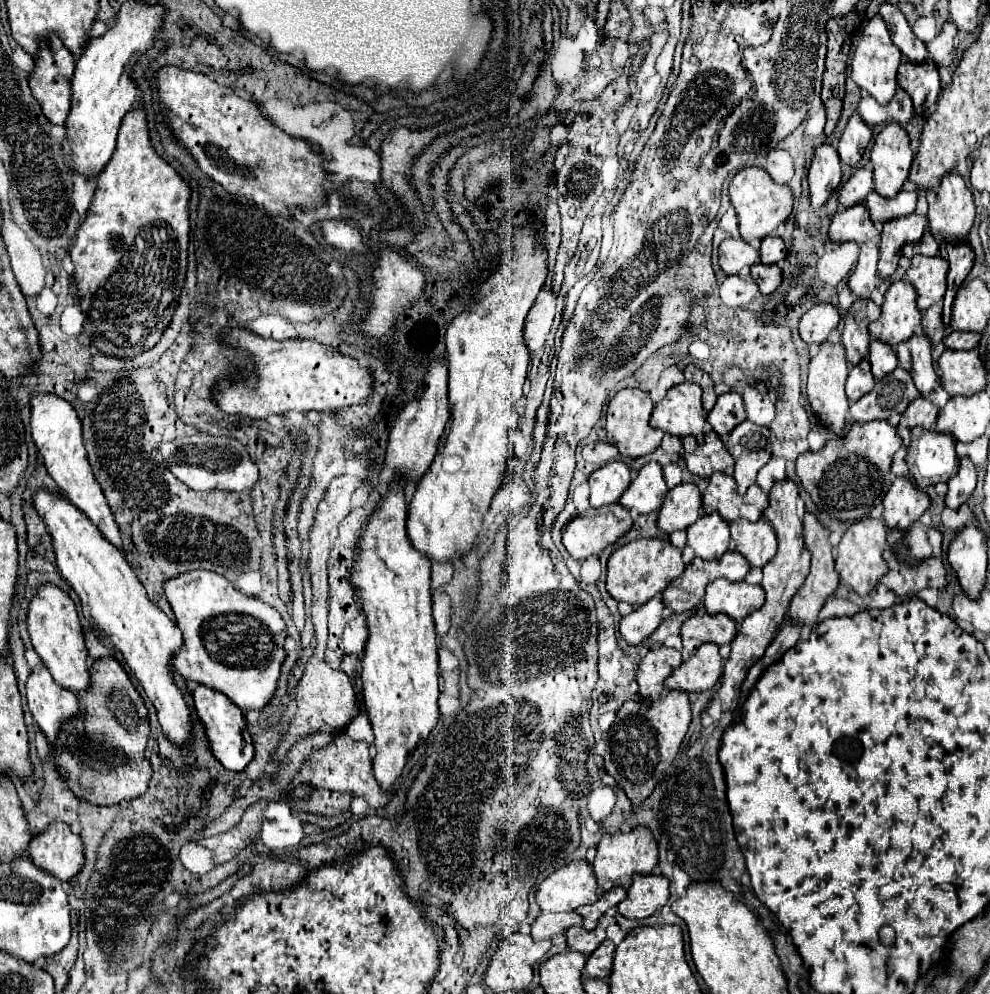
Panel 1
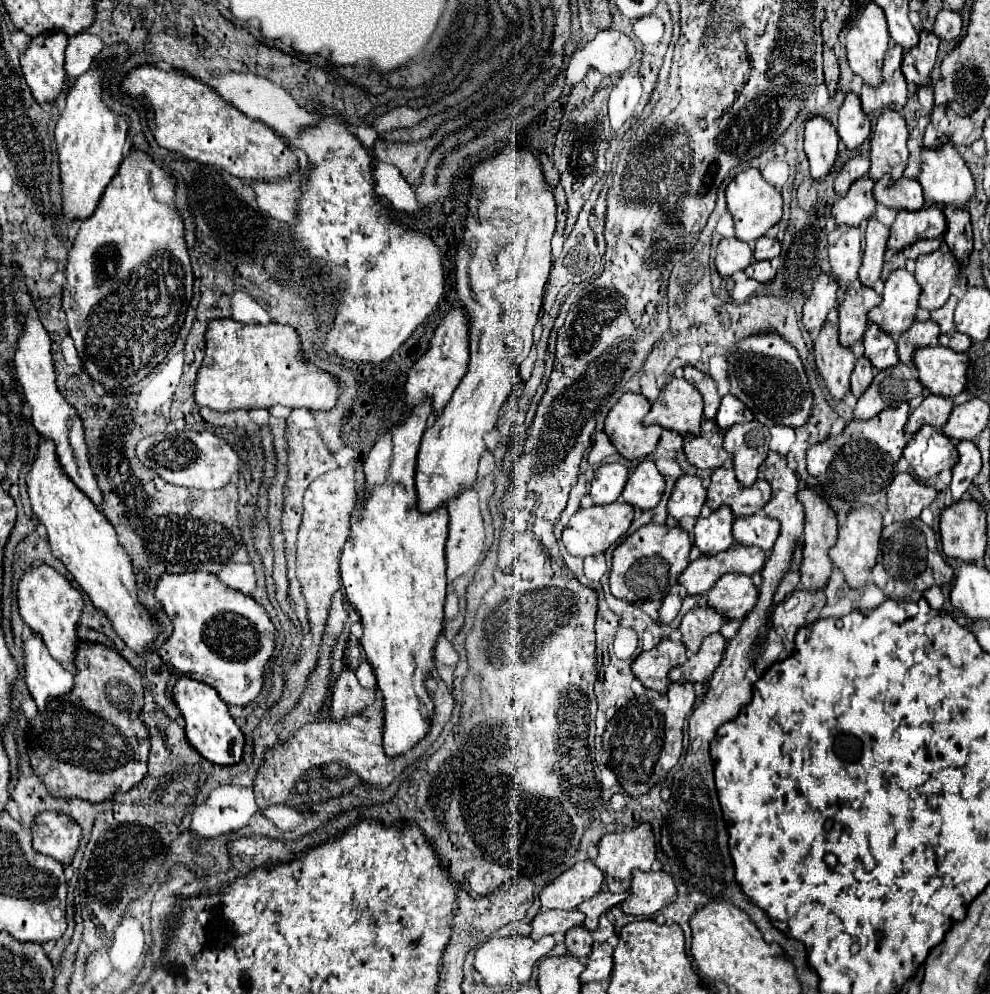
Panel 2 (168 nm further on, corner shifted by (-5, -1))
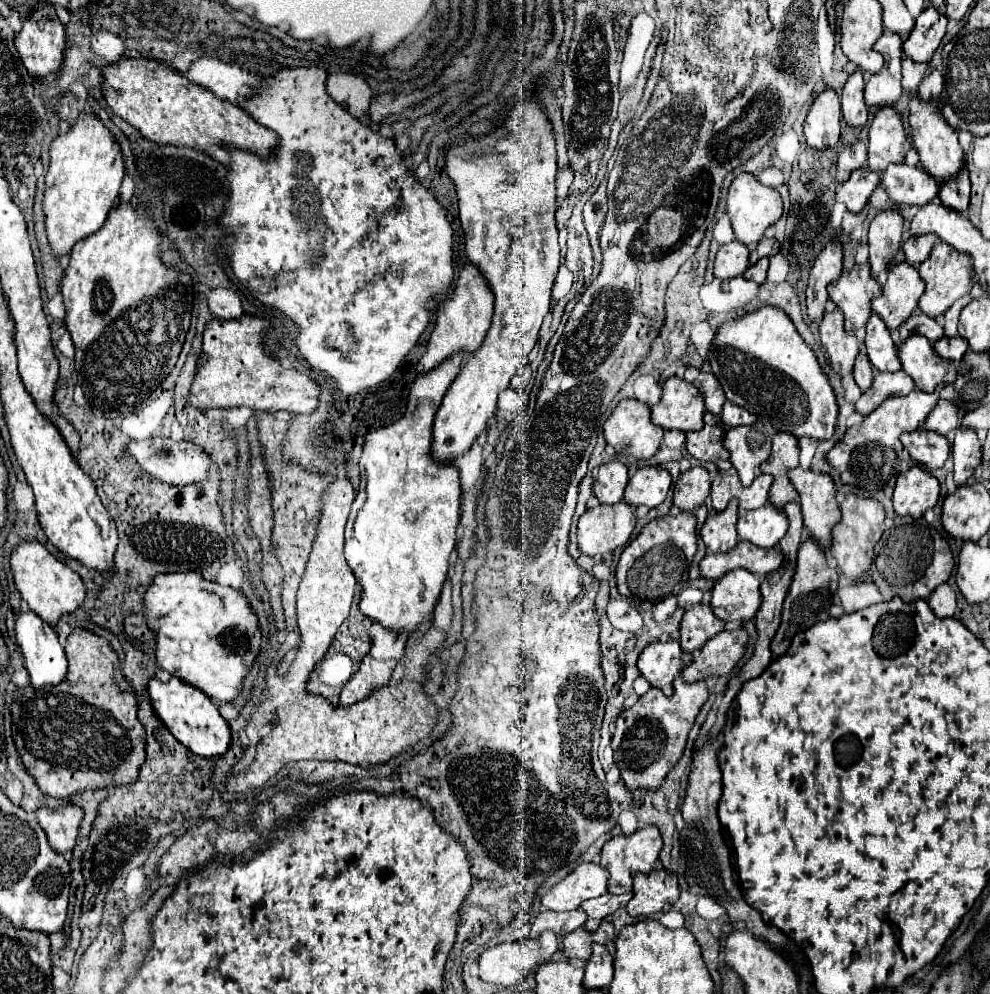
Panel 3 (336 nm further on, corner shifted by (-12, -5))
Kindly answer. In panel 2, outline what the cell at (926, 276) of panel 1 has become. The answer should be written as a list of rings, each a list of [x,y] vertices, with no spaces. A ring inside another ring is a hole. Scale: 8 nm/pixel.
[[[938,248],[932,254],[920,256],[916,260],[916,280],[922,286],[922,294],[918,300],[918,306],[924,310],[936,310],[940,308],[948,298],[952,286],[956,286],[958,280],[958,260],[954,254],[946,248]]]

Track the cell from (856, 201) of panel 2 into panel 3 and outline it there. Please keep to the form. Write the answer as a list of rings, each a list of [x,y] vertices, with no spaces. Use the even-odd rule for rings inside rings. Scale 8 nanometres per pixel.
[[[859,168],[851,174],[851,178],[845,184],[837,188],[837,202],[843,202],[849,212],[859,214],[867,206],[879,182],[881,182],[879,172],[873,172],[869,168]]]

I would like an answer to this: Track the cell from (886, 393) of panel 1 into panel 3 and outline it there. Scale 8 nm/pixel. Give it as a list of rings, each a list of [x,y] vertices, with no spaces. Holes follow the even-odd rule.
[[[899,370],[899,372],[875,372],[873,376],[873,386],[869,388],[869,392],[865,392],[859,402],[855,404],[857,412],[861,416],[871,414],[883,400],[891,398],[891,396],[907,396],[909,392],[915,390],[915,382],[913,378]]]

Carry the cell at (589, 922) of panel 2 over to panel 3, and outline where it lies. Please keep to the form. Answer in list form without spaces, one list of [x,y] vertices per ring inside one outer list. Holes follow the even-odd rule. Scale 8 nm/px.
[[[631,892],[629,894],[621,894],[621,896],[615,896],[615,894],[603,894],[599,898],[591,898],[591,900],[585,900],[581,904],[581,908],[585,910],[587,914],[587,922],[585,922],[585,928],[589,932],[595,932],[601,924],[603,918],[607,918],[609,914],[613,914],[615,910],[619,910],[621,906],[625,906],[627,902],[631,900]]]

